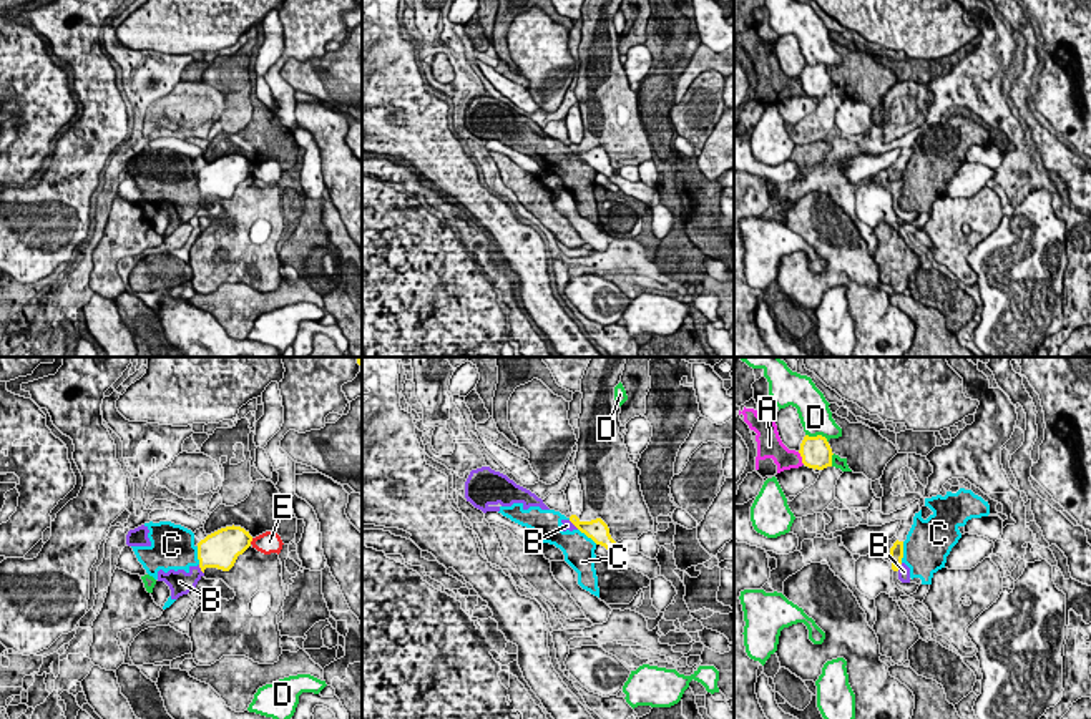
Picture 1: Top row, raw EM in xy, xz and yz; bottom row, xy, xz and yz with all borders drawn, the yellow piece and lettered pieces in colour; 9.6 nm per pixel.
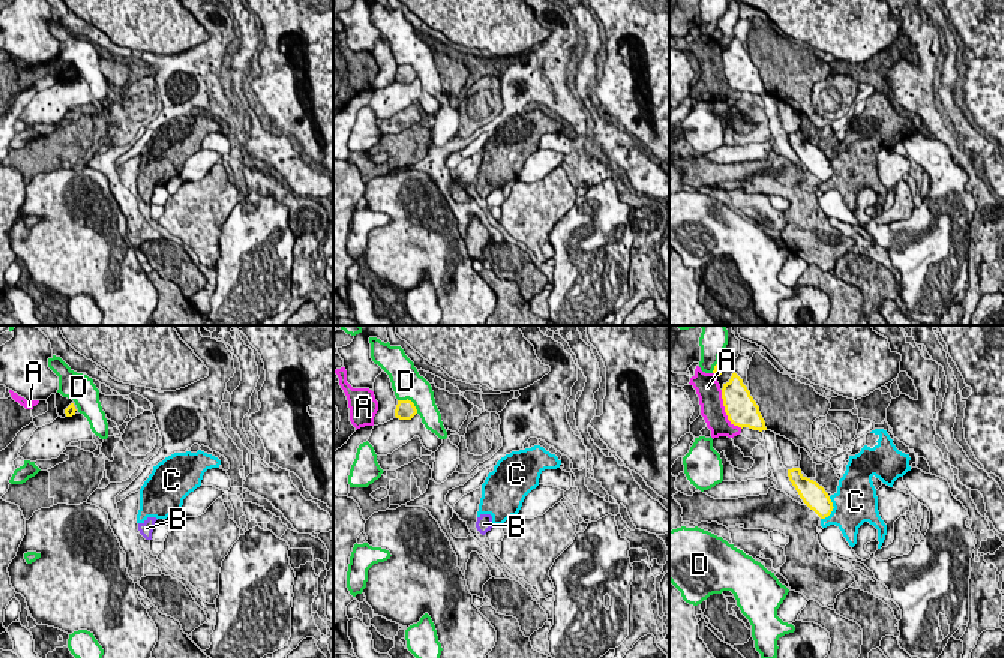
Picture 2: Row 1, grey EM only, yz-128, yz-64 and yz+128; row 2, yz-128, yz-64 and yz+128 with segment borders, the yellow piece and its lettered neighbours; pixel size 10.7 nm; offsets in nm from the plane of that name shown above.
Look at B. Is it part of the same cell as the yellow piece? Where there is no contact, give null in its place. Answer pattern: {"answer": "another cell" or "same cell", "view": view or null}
{"answer": "another cell", "view": "xy"}

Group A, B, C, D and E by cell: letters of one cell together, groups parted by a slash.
A / B C / D / E

